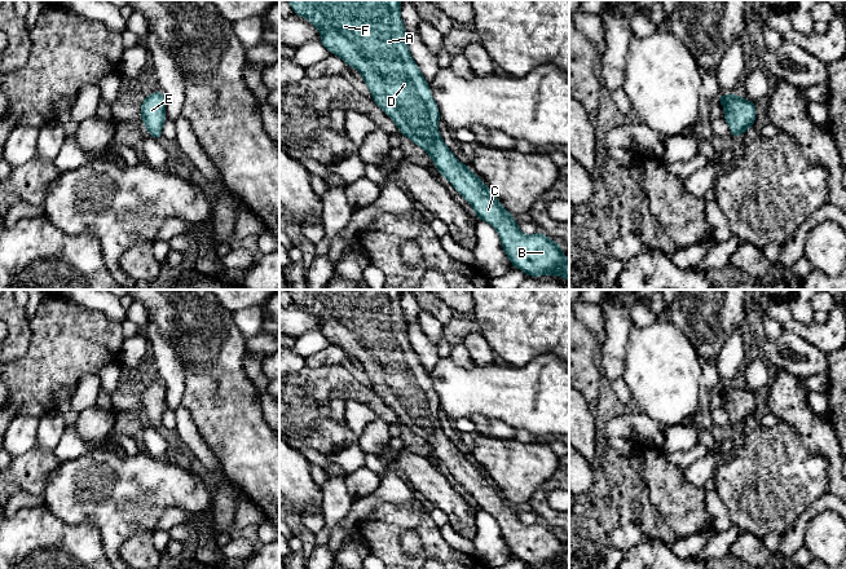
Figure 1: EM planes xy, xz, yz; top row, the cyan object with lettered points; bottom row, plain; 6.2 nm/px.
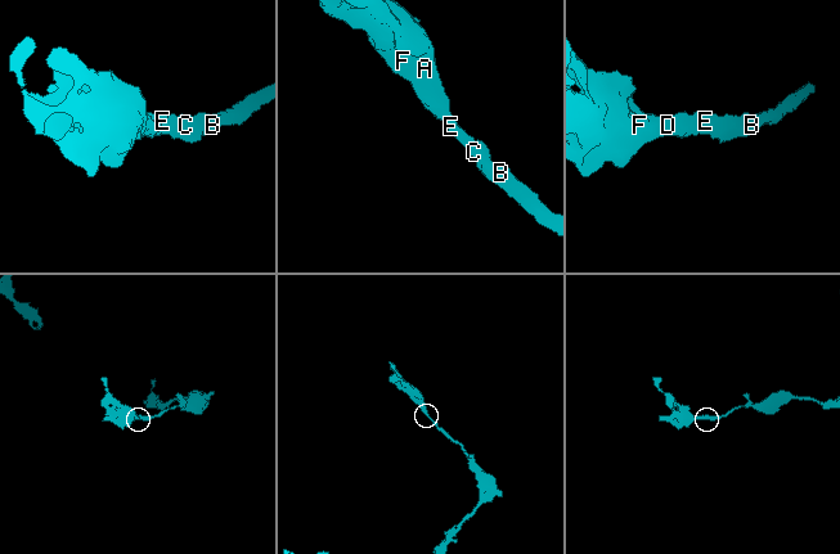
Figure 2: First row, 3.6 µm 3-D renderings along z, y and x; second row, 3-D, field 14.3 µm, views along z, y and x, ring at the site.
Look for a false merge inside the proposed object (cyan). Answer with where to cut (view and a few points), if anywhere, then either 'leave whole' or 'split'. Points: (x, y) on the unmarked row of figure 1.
cut none; leave whole

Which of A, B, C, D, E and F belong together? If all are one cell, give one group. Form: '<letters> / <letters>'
A B C D E F

